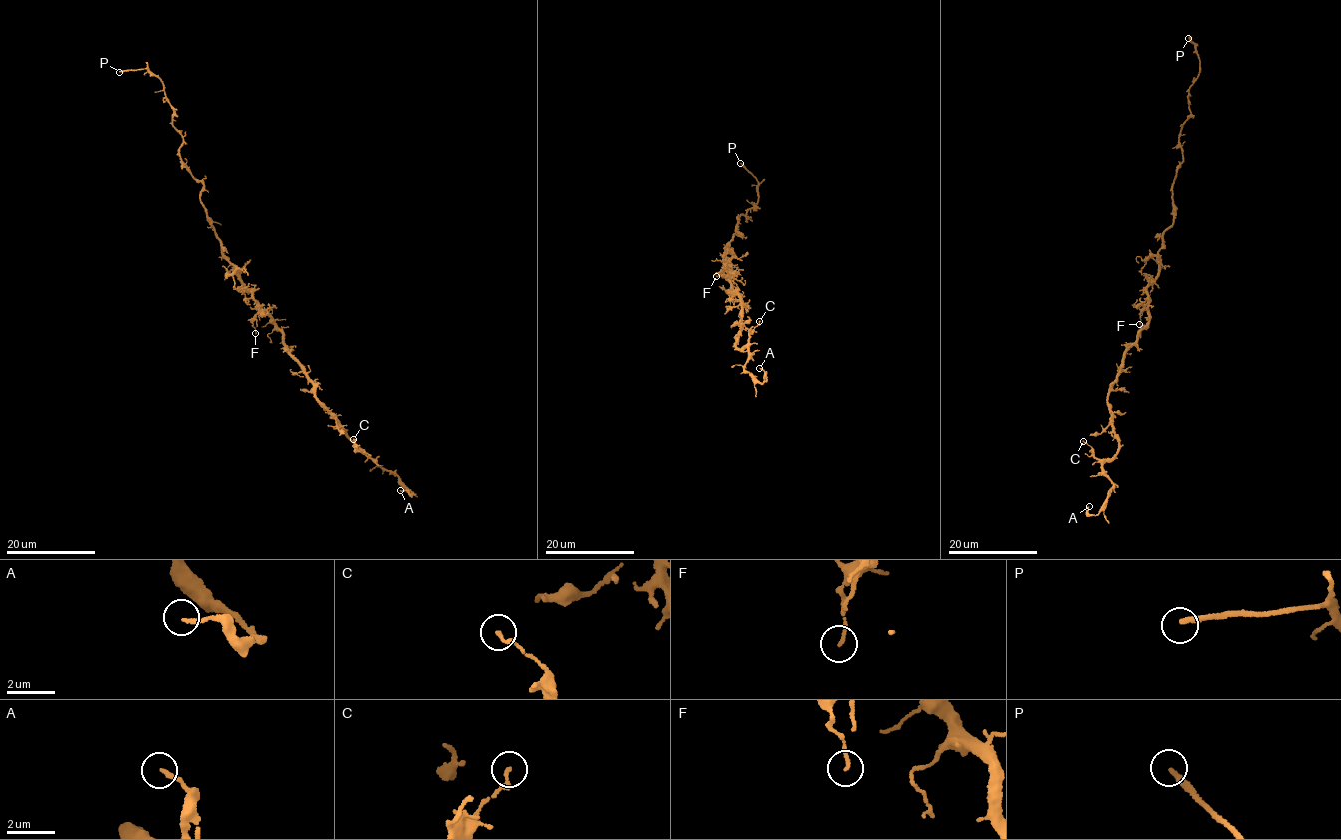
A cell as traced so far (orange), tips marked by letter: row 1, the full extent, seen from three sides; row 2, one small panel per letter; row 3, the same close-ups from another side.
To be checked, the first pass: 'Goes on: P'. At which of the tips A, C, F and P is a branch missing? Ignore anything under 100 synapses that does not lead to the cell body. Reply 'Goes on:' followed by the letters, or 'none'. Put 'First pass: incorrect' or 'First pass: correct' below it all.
Goes on: P
First pass: correct

